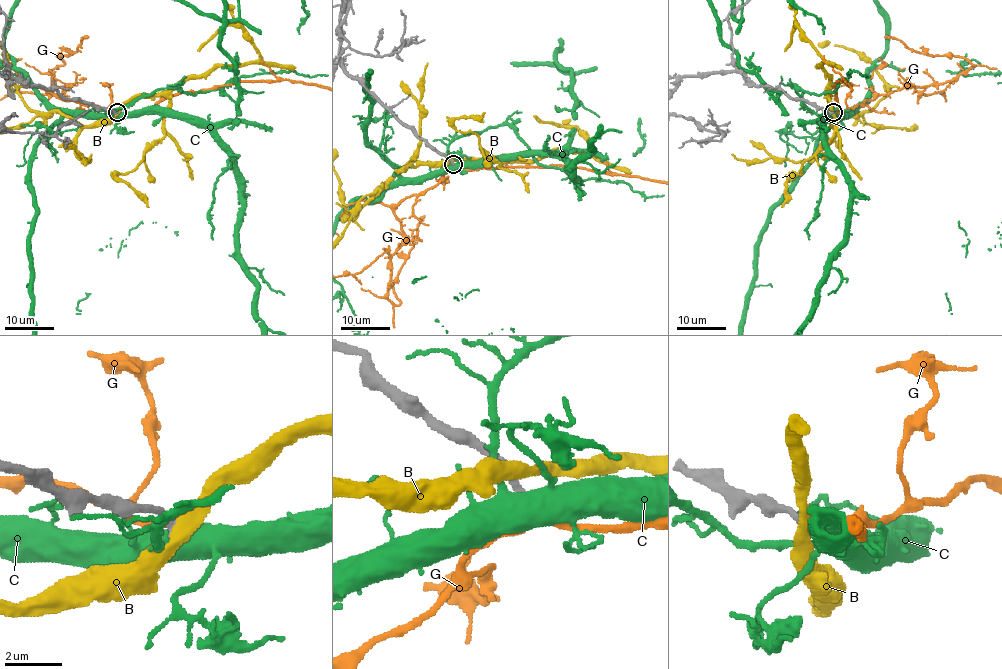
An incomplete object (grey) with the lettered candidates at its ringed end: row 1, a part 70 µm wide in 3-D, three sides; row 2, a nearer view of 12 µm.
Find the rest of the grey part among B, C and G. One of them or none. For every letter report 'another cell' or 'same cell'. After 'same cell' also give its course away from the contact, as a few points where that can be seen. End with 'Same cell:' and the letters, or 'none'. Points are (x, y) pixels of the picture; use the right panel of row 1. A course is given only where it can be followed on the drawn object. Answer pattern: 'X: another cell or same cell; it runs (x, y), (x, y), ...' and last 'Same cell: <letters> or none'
B: another cell
C: another cell
G: same cell
Same cell: G

